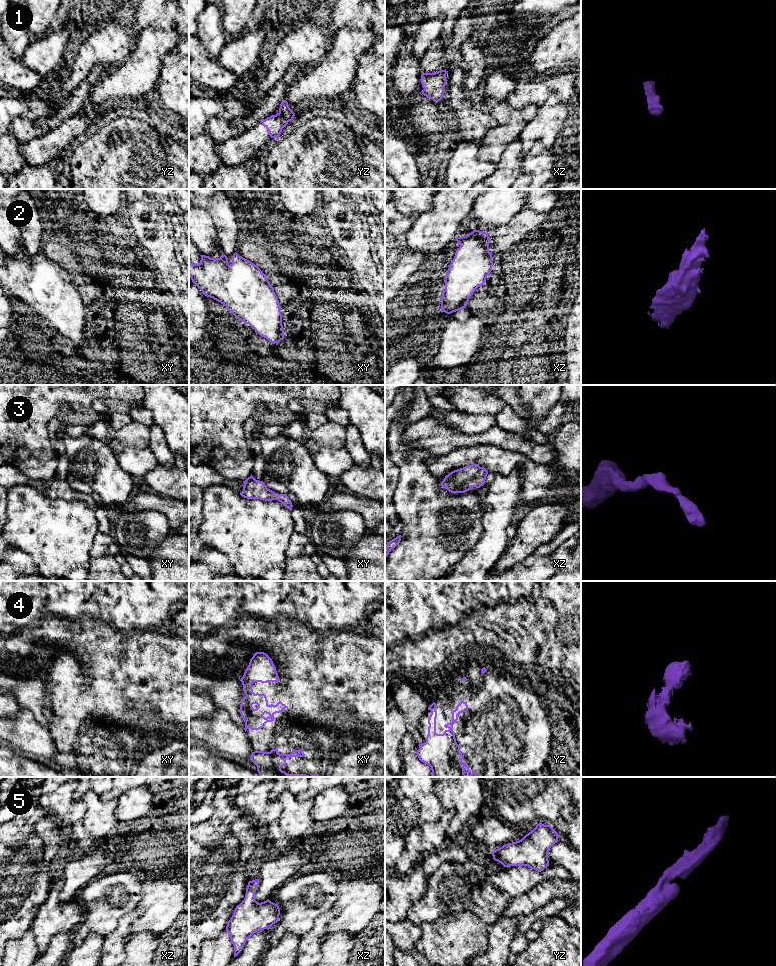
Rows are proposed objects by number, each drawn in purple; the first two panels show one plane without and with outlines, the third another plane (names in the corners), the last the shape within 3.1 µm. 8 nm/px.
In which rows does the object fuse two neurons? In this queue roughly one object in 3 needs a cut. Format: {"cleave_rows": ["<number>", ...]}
{"cleave_rows": []}

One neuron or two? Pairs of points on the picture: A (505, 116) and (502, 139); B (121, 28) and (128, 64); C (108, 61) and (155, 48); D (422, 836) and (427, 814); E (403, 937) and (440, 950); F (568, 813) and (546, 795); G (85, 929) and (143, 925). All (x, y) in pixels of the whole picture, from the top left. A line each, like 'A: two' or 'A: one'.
A: one
B: two
C: two
D: two
E: two
F: two
G: two

